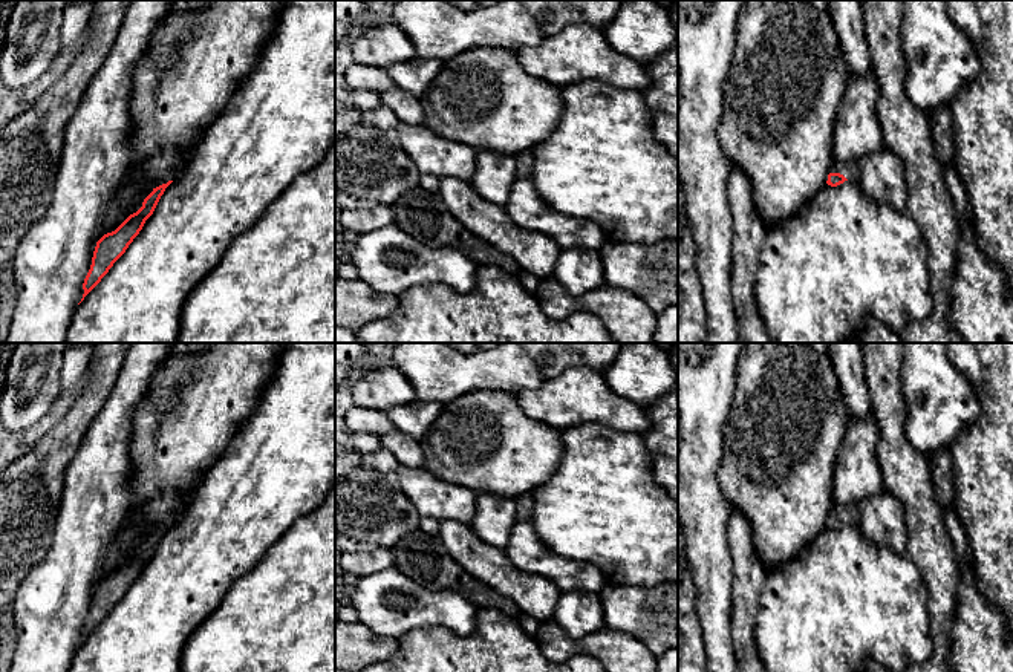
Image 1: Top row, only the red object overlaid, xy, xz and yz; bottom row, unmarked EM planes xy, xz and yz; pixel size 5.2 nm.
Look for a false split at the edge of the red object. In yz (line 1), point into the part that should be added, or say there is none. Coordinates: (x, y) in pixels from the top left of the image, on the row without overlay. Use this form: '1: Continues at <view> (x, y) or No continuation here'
1: Continues at yz (850, 513)

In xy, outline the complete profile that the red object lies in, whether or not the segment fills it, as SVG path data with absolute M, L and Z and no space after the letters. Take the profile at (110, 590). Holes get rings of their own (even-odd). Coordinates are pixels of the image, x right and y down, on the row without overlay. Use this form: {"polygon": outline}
{"polygon": "M173 524L162 527L144 542L142 550L130 557L115 574L104 577L95 589L90 612L83 626L83 641L101 625L113 606L125 595L129 588L153 557L161 539Z"}

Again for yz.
{"polygon": "M834 502L826 527L831 530L837 530L848 522L860 522L858 507L840 505Z"}

